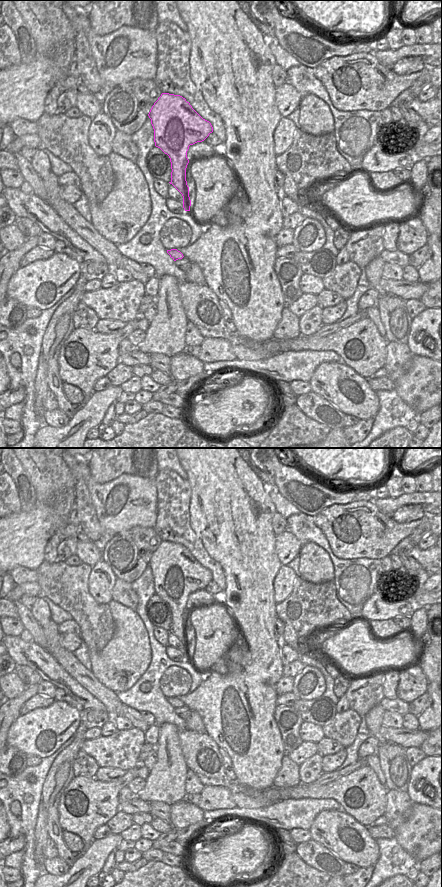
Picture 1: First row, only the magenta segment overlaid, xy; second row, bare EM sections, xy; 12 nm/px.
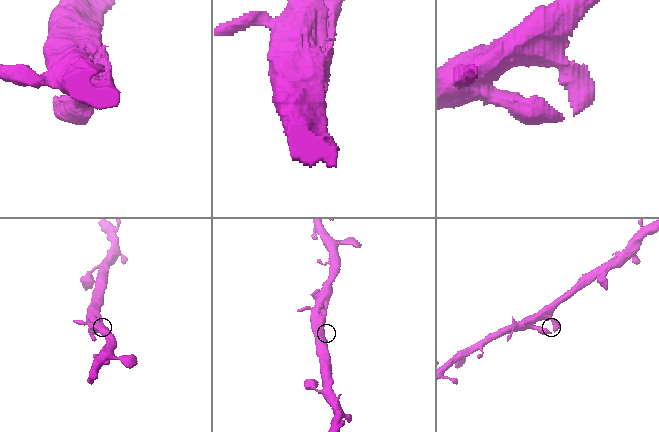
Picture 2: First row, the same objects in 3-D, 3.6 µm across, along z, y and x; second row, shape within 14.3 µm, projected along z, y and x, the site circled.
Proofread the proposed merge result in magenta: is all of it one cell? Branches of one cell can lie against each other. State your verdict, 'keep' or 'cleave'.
keep

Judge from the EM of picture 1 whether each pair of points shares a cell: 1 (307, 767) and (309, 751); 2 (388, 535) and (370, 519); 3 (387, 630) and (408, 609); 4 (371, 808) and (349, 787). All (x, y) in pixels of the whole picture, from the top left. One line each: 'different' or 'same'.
1: different
2: same
3: different
4: same

